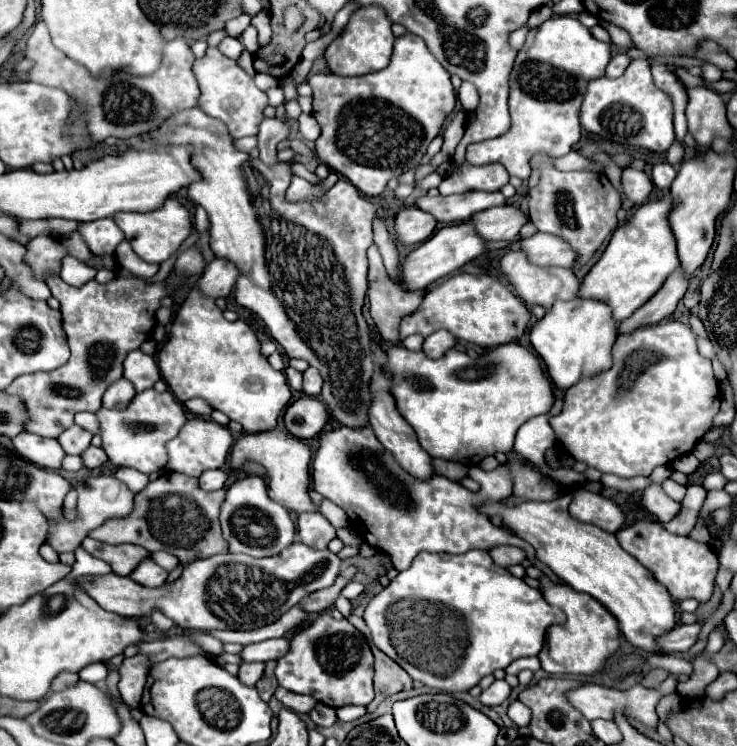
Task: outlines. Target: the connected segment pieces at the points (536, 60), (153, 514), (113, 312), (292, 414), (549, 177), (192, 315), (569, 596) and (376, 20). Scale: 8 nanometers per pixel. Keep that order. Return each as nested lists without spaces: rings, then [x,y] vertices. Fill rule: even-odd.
[[[555,15],[533,33],[517,53],[509,79],[509,113],[511,127],[497,139],[473,143],[467,147],[467,163],[485,165],[501,163],[509,175],[523,181],[529,179],[529,159],[537,151],[553,157],[567,155],[581,139],[579,109],[587,91],[587,83],[601,77],[611,59],[607,43],[597,41],[591,31],[573,15]]]
[[[167,471],[135,495],[135,507],[129,515],[123,519],[107,519],[101,527],[93,529],[89,537],[103,543],[127,541],[141,545],[147,551],[169,551],[181,563],[227,553],[227,543],[221,537],[219,527],[219,509],[223,499],[225,489],[207,493],[199,489],[195,477]]]
[[[49,275],[45,283],[49,285],[51,295],[61,303],[63,329],[71,347],[71,357],[55,371],[17,377],[5,389],[5,393],[15,395],[25,403],[29,417],[27,423],[23,423],[23,431],[57,439],[73,425],[75,413],[99,411],[85,407],[101,407],[101,397],[107,387],[123,375],[125,355],[133,349],[139,349],[139,345],[151,337],[155,311],[159,309],[159,301],[165,297],[165,287],[163,283],[149,285],[135,277],[115,277],[107,285],[91,279],[83,287],[71,287],[61,281],[59,275]]]
[[[303,397],[287,407],[283,421],[291,435],[299,439],[311,439],[323,431],[329,421],[329,413],[325,403],[317,397]]]
[[[537,153],[531,159],[531,167],[539,169],[541,177],[529,191],[529,219],[539,231],[559,235],[571,243],[571,247],[579,253],[579,261],[573,267],[573,271],[577,271],[617,227],[617,211],[621,209],[619,193],[613,191],[603,173],[559,171],[553,165],[553,157],[545,153]]]
[[[195,289],[189,291],[187,299],[179,307],[175,321],[169,327],[167,343],[157,351],[157,359],[163,381],[169,385],[169,389],[181,403],[193,397],[203,397],[213,409],[225,413],[231,421],[241,423],[245,433],[255,435],[261,431],[273,431],[277,427],[281,411],[291,399],[291,389],[287,385],[285,375],[273,371],[273,367],[267,363],[267,357],[263,357],[255,333],[242,320],[233,323],[227,321],[213,303],[213,299],[201,297]]]
[[[547,575],[539,577],[541,593],[547,603],[561,607],[567,615],[567,621],[547,629],[547,647],[541,649],[539,661],[541,669],[549,675],[593,675],[603,669],[605,659],[619,647],[619,627],[613,615],[605,607],[585,593],[573,591],[567,583],[549,579]]]
[[[361,7],[351,15],[349,23],[343,27],[339,37],[327,47],[325,61],[331,73],[337,73],[341,77],[357,77],[365,73],[375,73],[389,65],[393,41],[395,37],[391,33],[391,21],[387,19],[385,11],[381,7]]]

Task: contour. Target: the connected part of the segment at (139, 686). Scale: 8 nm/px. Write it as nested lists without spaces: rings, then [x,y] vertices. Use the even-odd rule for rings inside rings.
[[[135,655],[123,661],[123,665],[119,667],[119,693],[123,697],[123,701],[131,707],[137,709],[141,705],[141,693],[145,687],[145,679],[149,673],[149,663],[143,655]]]

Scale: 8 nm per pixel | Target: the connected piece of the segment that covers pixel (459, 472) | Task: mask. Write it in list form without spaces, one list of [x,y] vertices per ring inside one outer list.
[[[437,459],[435,461],[435,473],[451,479],[451,481],[461,481],[463,477],[467,477],[467,467],[461,463],[451,463],[451,461],[443,461]]]

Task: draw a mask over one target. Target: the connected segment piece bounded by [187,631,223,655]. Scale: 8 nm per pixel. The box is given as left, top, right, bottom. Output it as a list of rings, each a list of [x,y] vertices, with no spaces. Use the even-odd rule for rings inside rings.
[[[193,631],[191,635],[187,635],[187,639],[191,639],[197,647],[203,647],[203,651],[207,651],[207,653],[215,653],[215,655],[223,653],[221,641],[217,641],[217,639],[211,637],[211,635],[205,635],[205,633],[201,633],[201,631]]]

